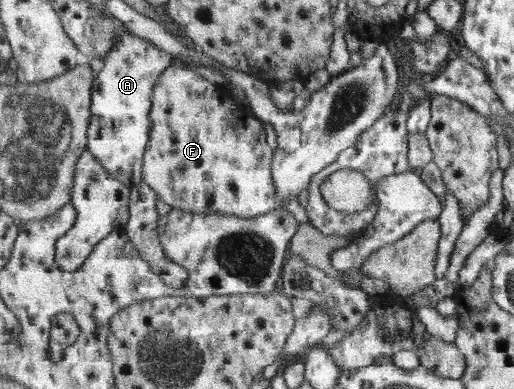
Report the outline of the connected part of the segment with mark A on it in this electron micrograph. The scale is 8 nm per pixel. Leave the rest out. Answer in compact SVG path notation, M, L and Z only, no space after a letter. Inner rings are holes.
M127 31L115 43L118 45L111 48L102 70L94 79L88 149L99 158L113 178L133 186L143 179L144 155L153 129L150 115L154 106L155 85L174 57L155 47L151 41Z

